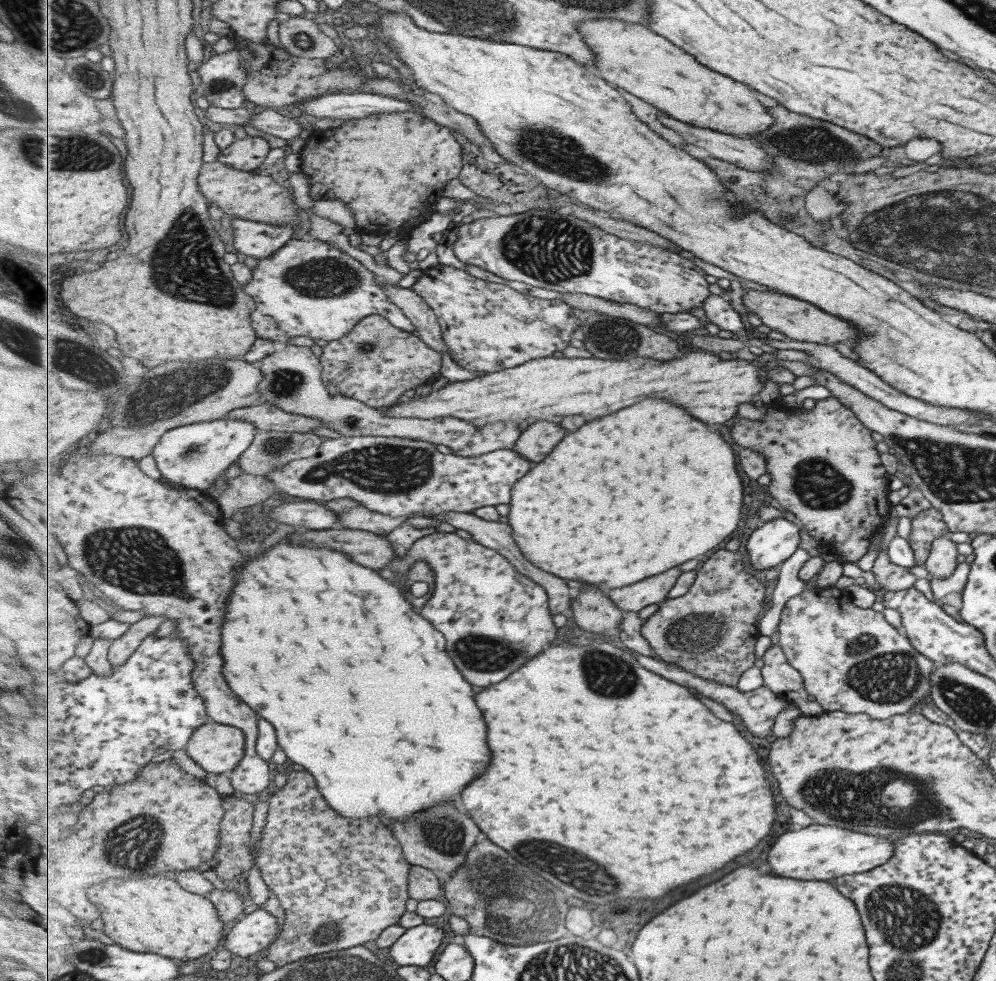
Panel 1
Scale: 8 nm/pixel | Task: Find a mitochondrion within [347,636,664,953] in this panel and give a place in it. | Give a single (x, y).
(492, 879)

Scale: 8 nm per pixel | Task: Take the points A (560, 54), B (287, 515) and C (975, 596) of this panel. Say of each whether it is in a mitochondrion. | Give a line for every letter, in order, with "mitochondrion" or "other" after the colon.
A: other
B: other
C: other

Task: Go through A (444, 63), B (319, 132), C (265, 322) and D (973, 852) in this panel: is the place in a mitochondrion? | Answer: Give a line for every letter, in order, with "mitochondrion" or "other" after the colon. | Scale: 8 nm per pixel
A: other
B: other
C: other
D: other

